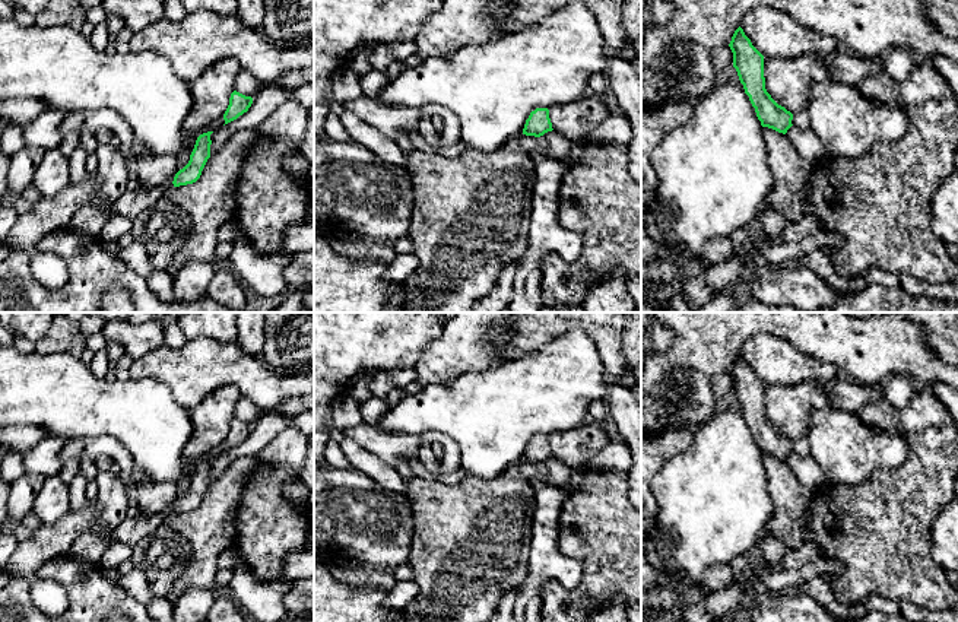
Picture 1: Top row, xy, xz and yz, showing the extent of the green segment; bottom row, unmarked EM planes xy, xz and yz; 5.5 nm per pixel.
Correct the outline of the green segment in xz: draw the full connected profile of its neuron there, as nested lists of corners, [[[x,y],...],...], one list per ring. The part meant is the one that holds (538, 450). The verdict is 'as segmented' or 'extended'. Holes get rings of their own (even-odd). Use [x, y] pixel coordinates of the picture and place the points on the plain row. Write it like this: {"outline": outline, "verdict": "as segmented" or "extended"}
{"outline": [[[536,435],[530,439],[529,445],[526,447],[523,461],[540,464],[548,458],[552,458],[552,450],[549,445],[548,435]]], "verdict": "as segmented"}

